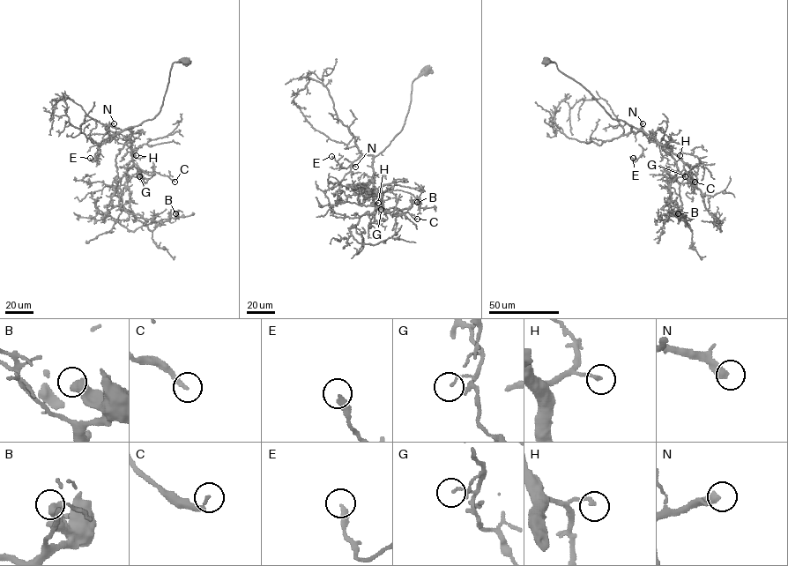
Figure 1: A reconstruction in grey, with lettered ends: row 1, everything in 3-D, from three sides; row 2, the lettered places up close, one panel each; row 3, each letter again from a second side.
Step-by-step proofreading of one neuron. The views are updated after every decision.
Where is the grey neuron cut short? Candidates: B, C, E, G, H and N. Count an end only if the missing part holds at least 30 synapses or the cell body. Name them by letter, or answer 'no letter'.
C, N

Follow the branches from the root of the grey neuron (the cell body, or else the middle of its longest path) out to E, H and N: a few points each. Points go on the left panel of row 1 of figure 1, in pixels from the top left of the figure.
E: (184, 61), (172, 64), (158, 115), (119, 131), (108, 130), (102, 137), (100, 152), (92, 161), (90, 158)
H: (184, 61), (172, 64), (159, 112), (154, 118), (130, 129), (130, 154), (136, 155)
N: (184, 61), (173, 63), (163, 104), (154, 118), (115, 132), (109, 129), (108, 125), (114, 123)

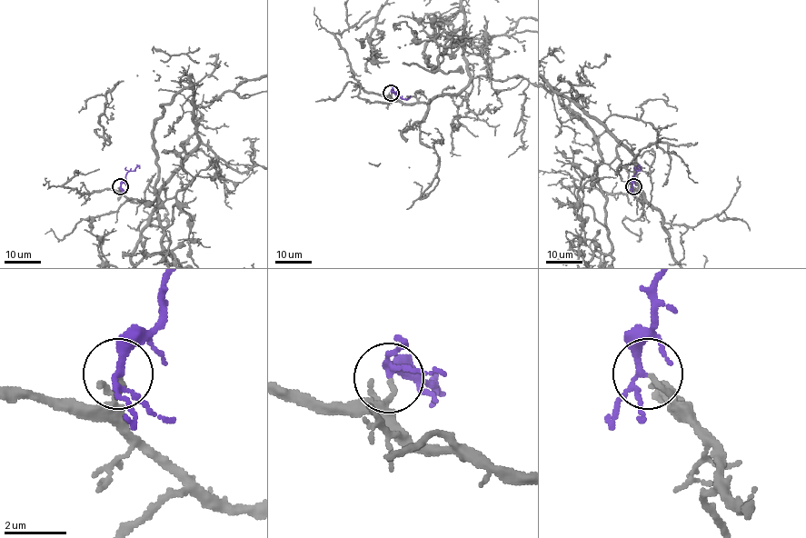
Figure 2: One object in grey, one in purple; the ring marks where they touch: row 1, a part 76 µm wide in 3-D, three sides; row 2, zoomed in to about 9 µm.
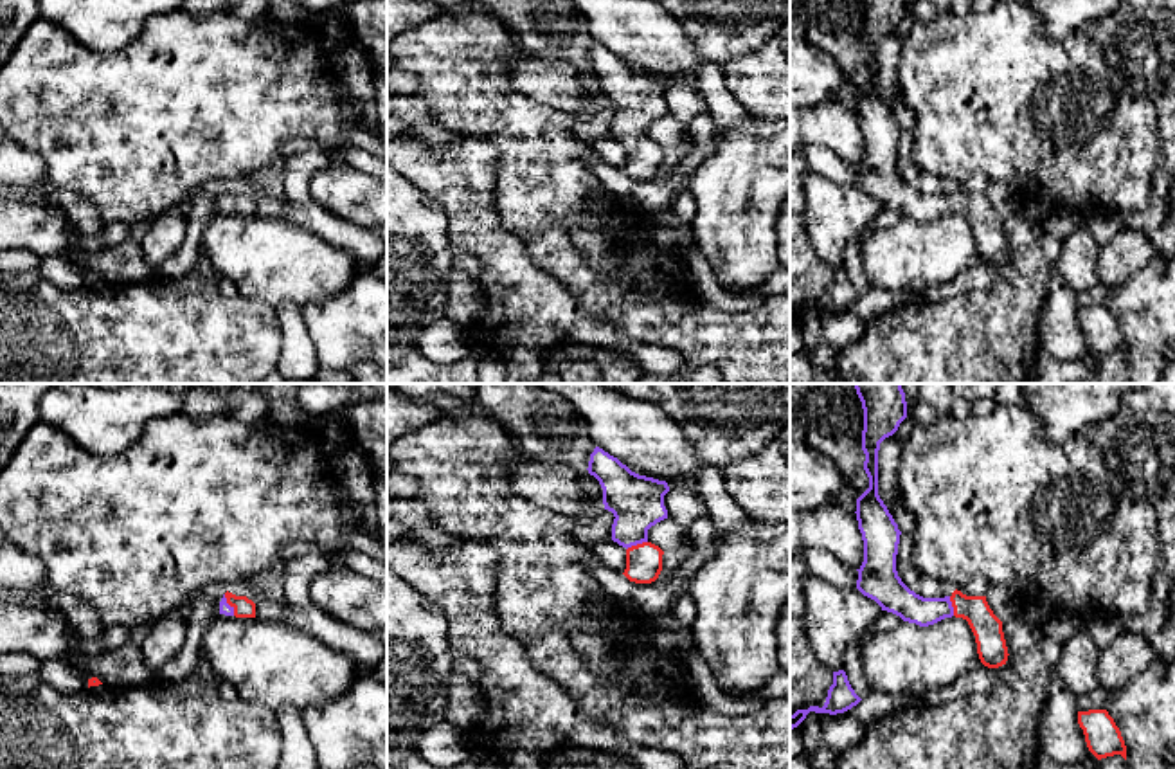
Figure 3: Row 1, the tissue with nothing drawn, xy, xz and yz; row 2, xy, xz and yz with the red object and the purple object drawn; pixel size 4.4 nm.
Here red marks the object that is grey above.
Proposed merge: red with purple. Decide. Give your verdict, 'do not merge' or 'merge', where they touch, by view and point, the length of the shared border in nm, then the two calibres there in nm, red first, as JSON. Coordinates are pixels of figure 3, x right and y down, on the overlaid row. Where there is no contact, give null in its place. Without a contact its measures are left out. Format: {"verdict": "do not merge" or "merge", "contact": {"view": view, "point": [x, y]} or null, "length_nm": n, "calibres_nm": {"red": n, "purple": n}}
{"verdict": "merge", "contact": {"view": "xy", "point": [229, 604]}, "length_nm": 110, "calibres_nm": {"red": 90, "purple": 50}}

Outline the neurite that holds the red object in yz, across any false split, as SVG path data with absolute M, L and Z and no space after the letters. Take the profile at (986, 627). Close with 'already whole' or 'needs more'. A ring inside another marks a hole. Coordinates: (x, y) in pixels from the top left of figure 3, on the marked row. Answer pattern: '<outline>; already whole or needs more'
M855 384L864 409L862 450L869 488L857 499L857 520L864 540L864 562L857 569L857 589L875 600L882 611L900 616L919 627L945 618L968 621L977 654L984 666L999 668L1008 661L1002 621L990 609L986 596L966 596L954 591L945 598L923 598L910 591L896 571L896 555L901 531L878 495L878 450L907 418L907 402L901 384Z; needs more

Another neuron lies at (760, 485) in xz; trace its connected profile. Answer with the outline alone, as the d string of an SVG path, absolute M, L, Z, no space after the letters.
M790 423L756 456L722 468L725 488L756 520L790 524Z

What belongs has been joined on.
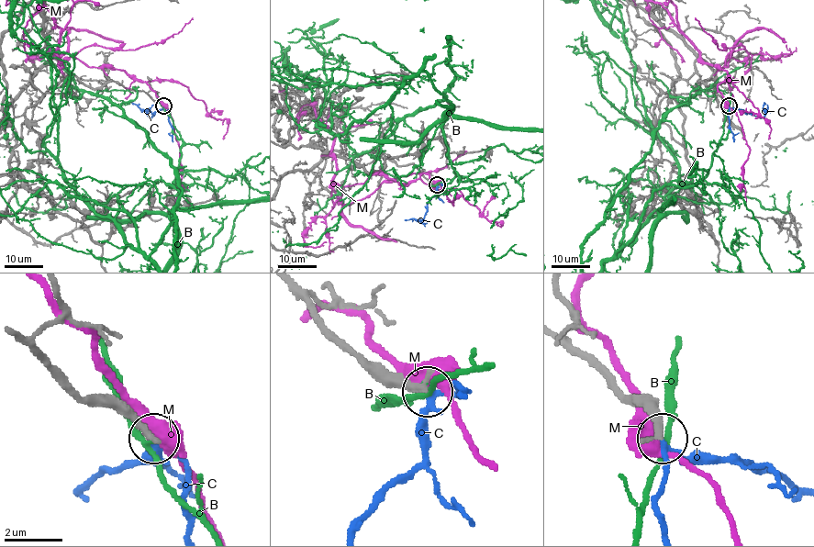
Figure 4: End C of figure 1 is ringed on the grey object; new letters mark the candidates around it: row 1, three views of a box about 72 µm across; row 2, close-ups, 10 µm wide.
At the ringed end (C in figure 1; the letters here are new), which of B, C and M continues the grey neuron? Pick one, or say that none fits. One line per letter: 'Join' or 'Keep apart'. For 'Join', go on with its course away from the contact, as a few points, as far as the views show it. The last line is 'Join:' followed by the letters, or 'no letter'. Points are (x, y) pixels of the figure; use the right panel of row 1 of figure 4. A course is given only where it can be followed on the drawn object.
B: Keep apart
C: Join. Its course: (728, 106), (763, 117), (763, 102)
M: Keep apart
Join: C

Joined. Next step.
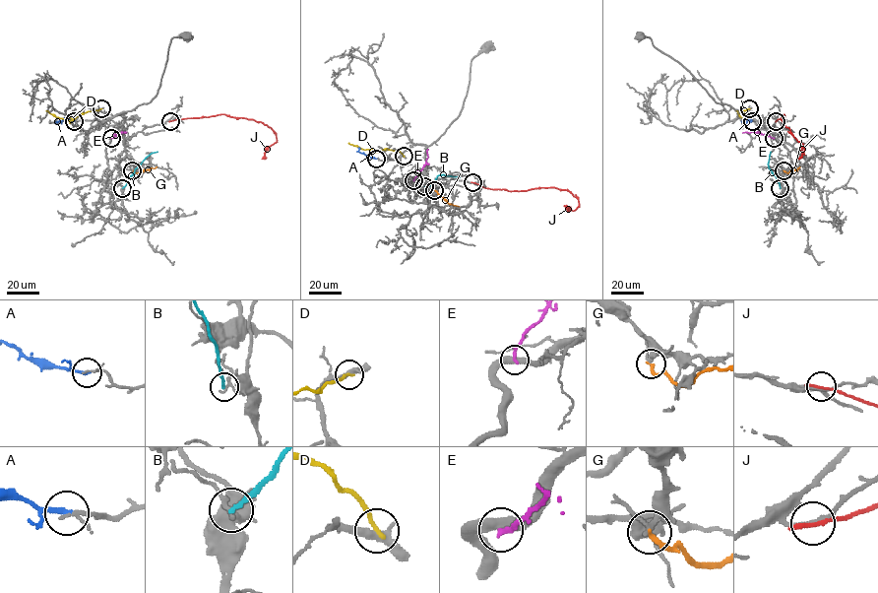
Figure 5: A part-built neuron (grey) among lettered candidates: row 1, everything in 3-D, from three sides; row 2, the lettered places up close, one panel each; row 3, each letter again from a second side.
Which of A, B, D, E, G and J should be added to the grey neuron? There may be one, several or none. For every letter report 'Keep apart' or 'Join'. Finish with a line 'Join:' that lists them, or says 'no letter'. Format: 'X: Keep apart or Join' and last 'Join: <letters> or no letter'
A: Join
B: Keep apart
D: Keep apart
E: Keep apart
G: Keep apart
J: Keep apart
Join: A

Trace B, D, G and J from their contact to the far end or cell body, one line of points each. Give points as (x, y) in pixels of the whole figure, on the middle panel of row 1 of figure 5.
B: (425, 186), (438, 175), (460, 177)
D: (404, 156), (398, 151), (385, 149), (375, 152), (348, 143)
G: (434, 190), (449, 203), (459, 206)
J: (472, 182), (484, 187), (511, 191), (549, 187), (568, 190), (578, 200), (579, 205), (569, 211), (564, 205)

